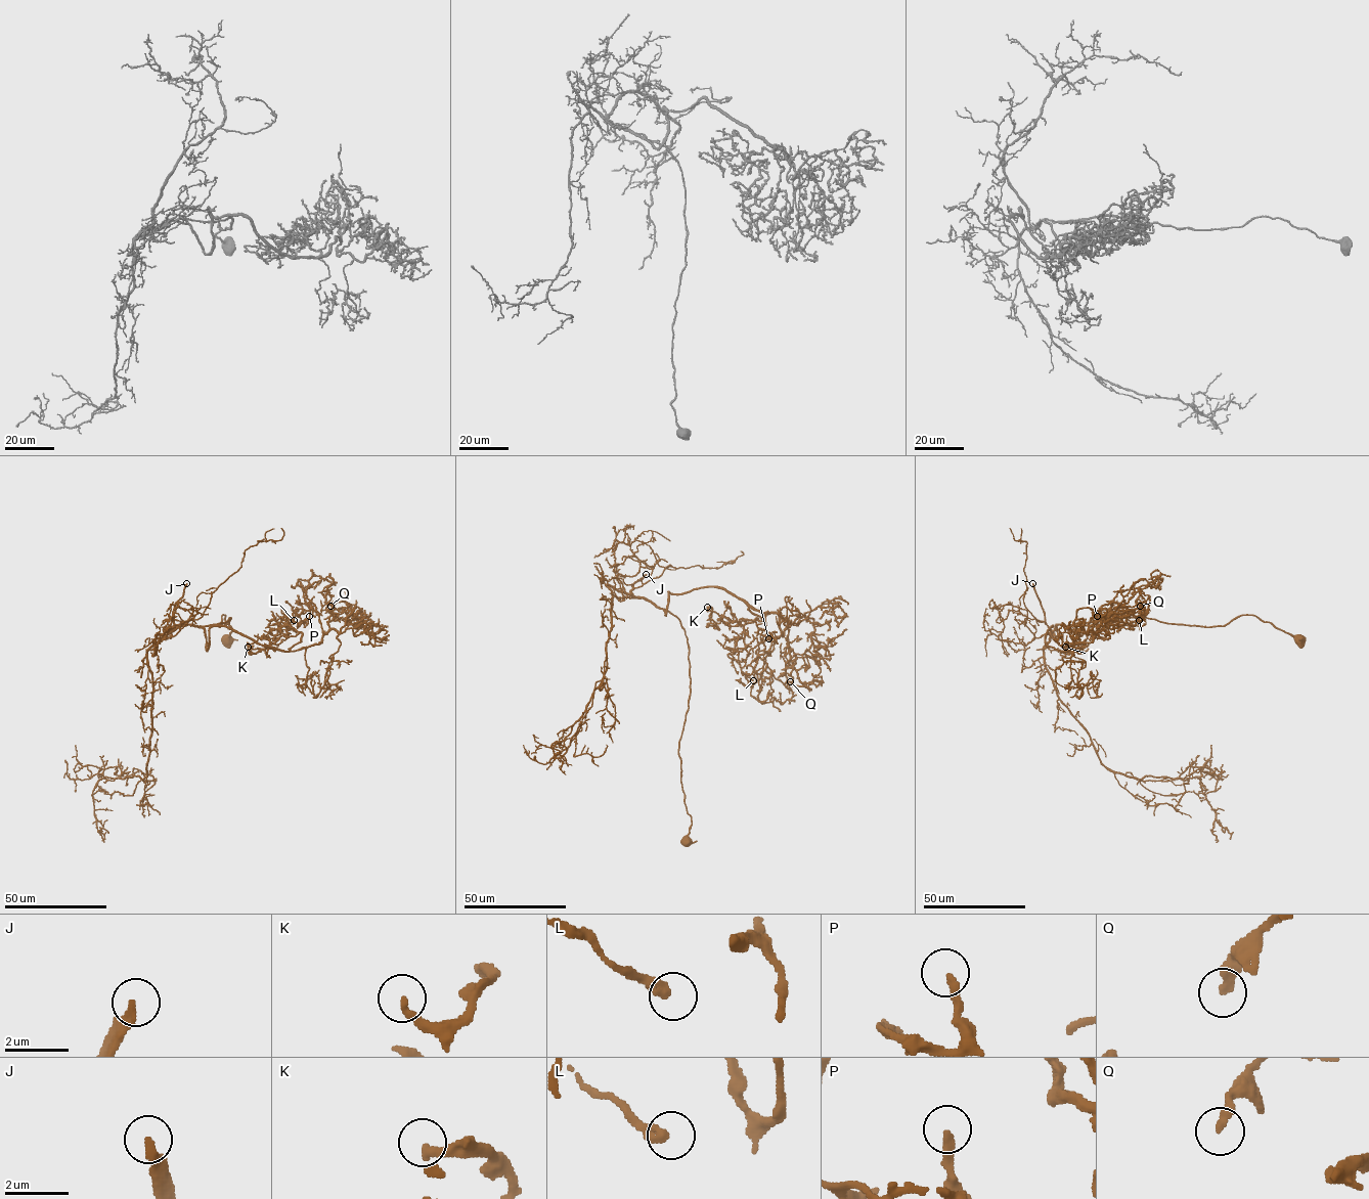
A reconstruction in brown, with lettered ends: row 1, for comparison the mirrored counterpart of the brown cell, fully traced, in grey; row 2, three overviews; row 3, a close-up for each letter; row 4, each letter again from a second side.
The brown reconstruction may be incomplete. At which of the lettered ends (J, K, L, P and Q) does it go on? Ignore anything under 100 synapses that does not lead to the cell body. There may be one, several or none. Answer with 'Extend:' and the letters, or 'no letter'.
Extend: J

